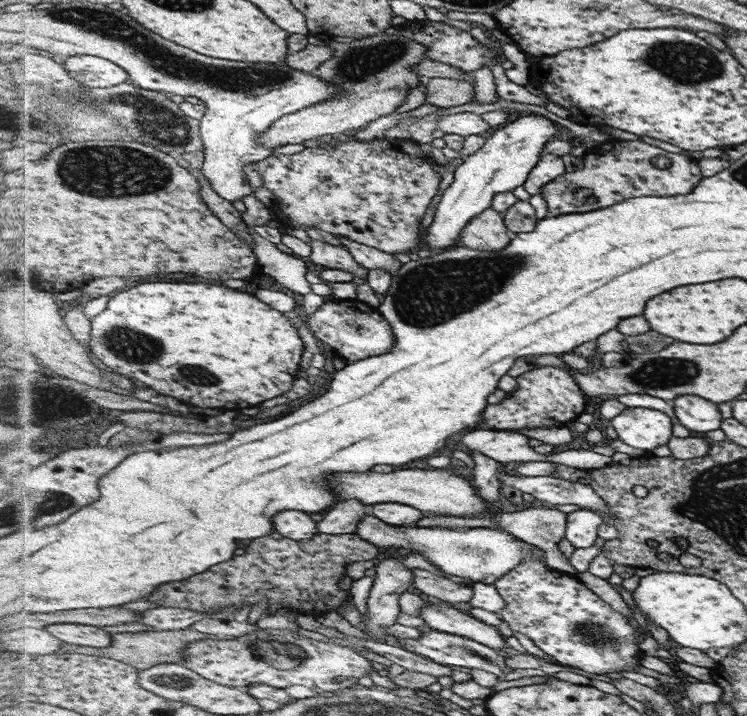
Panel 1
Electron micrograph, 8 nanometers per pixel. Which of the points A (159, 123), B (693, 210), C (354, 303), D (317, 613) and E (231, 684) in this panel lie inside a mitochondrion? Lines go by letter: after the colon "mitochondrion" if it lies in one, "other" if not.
A: mitochondrion
B: other
C: other
D: other
E: other

